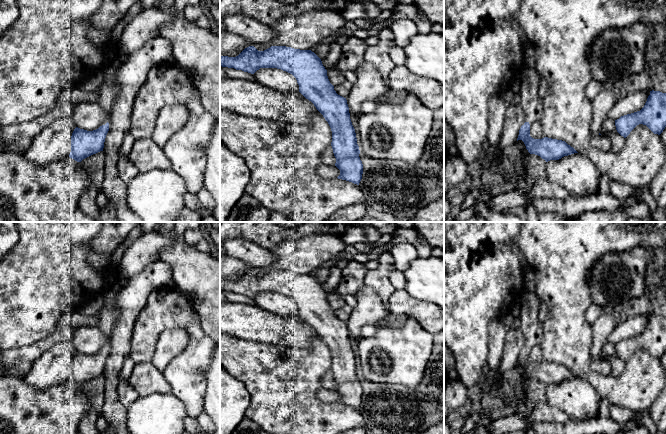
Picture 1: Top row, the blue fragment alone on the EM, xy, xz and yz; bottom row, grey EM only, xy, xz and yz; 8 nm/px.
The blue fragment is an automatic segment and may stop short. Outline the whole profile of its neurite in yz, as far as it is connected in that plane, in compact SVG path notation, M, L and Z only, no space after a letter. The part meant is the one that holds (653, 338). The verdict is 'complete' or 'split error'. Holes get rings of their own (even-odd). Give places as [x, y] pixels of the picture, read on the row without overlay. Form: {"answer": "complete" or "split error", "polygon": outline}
{"answer": "complete", "polygon": "M650 315L640 335L615 344L616 354L624 362L639 348L646 349L654 358L660 359L663 356L666 351L666 317Z"}

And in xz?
{"answer": "complete", "polygon": "M249 270L236 281L220 280L220 290L251 298L260 292L277 292L292 298L299 309L299 316L314 328L331 352L331 370L336 382L335 390L340 394L340 399L337 402L359 409L363 398L363 388L359 381L360 374L350 343L347 324L336 317L334 310L328 303L327 294L314 276L286 270L271 270L264 275L258 275L254 270Z"}

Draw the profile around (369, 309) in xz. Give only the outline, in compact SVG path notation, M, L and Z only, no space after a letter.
M364 285L355 295L357 304L346 321L349 335L357 343L361 338L360 330L364 325L375 325L385 318L389 311L385 308L374 288Z

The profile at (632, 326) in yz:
M636 315L626 318L616 325L606 342L611 342L615 345L621 340L640 335L644 331L649 319L650 315Z

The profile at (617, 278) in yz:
M641 245L622 253L605 254L590 270L589 287L594 304L613 313L618 305L645 295L650 250Z

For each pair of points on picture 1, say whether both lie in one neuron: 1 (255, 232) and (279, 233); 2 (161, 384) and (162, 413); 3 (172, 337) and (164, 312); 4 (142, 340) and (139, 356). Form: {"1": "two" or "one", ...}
{"1": "one", "2": "two", "3": "two", "4": "one"}

